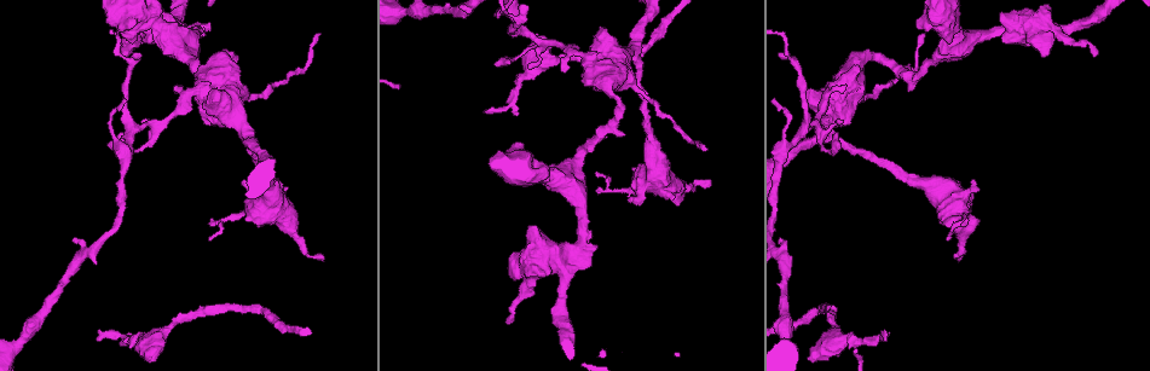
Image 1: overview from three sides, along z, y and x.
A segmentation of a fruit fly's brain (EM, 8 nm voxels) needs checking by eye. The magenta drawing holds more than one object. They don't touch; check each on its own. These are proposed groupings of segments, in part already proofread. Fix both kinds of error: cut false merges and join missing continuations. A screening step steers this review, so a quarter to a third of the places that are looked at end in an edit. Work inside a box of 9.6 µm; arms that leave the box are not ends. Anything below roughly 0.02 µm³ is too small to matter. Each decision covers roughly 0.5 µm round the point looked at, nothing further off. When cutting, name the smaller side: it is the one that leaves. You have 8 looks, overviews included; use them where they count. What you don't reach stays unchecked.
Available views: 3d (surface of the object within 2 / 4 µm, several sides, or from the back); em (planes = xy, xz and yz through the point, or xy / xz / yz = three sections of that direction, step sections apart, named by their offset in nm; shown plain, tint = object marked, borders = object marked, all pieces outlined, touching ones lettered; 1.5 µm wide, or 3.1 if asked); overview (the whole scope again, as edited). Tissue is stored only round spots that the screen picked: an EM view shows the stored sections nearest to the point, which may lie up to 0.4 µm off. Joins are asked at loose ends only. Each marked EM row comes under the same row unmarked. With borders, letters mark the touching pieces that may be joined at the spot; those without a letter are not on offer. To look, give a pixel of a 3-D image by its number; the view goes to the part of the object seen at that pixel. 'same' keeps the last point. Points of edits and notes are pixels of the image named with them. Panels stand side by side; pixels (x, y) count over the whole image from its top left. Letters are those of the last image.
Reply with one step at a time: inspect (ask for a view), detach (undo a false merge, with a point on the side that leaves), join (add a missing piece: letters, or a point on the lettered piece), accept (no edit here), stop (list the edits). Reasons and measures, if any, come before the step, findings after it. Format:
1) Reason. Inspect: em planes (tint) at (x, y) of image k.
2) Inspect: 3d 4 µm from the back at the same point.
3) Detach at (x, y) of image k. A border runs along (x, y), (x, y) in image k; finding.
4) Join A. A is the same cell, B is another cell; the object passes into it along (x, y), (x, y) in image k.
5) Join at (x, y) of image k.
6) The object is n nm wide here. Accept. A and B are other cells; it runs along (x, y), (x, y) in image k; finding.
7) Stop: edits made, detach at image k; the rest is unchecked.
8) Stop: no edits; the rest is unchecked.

Narrows sharply. Inspect: 3d 4 µm at (830, 153) of image 1.

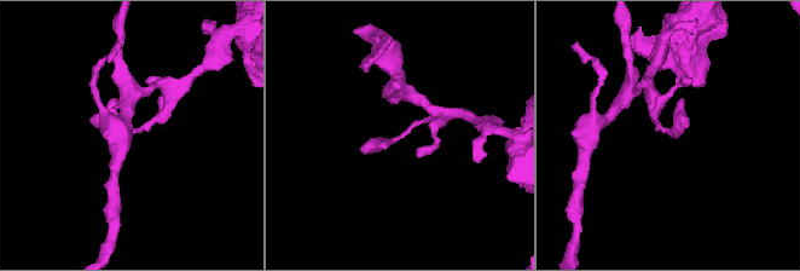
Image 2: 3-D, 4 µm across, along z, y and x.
Need the tissue. Inspect: em planes (borders) at (669, 129) of image 2.

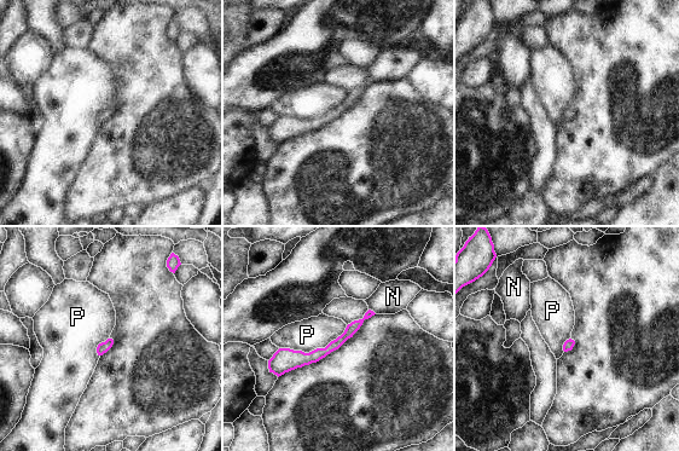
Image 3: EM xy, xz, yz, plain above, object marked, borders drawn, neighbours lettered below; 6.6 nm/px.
Accept. N and P are other cells; a border runs along (347, 325), (324, 347), (279, 348) in image 3; one cell here.

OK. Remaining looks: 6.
Branch stops here. Inspect: em xy step 8 (tint) at (924, 35) of image 1.

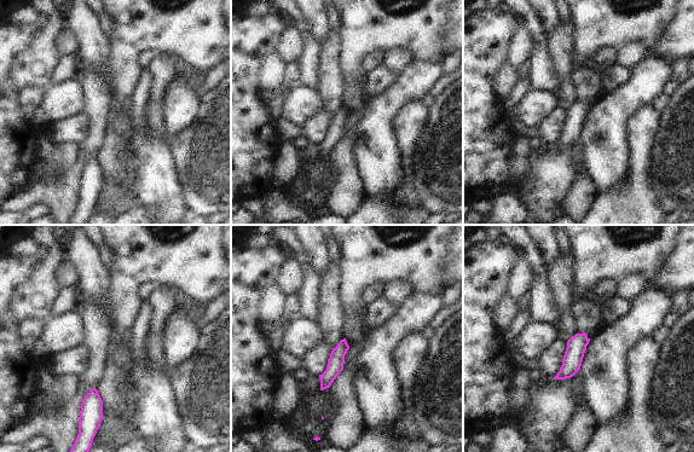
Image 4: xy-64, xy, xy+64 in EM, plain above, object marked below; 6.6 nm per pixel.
Another direction. Inspect: em planes (borders) at the same point.

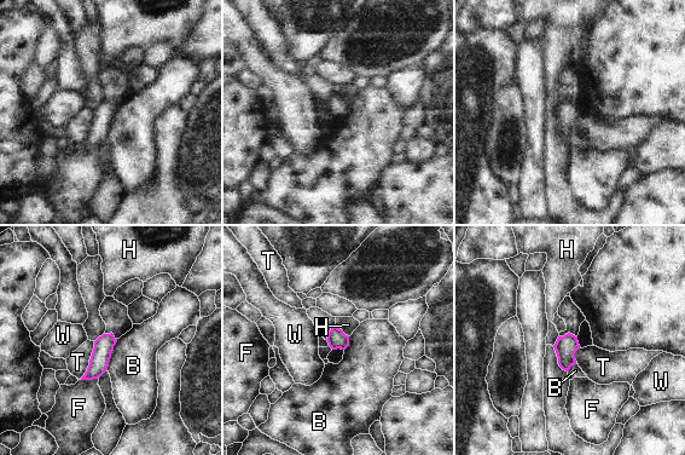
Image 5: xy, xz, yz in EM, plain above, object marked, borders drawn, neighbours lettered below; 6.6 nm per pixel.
Accept. B, F, H, T and W are other cells; a border runs along (117, 339), (106, 369) in image 5; none of them fits.

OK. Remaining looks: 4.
Thick turns thin. Inspect: em xy step 8 (tint) at (196, 33) of image 1.

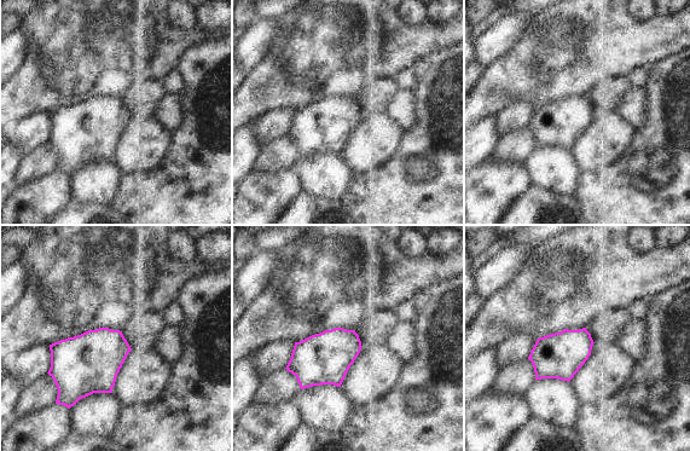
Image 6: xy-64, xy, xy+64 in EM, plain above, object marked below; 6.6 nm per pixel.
Another direction. Inspect: em planes (borders) at the same point.

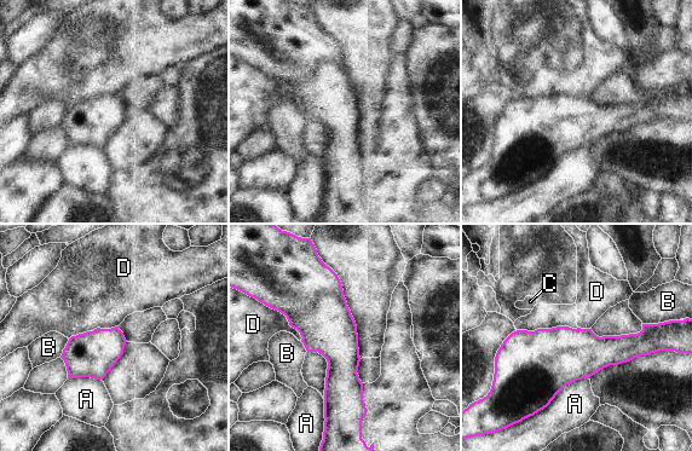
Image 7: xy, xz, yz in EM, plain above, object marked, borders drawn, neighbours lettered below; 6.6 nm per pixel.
Accept. A, B, C and D are other cells; a border runs along (117, 325), (94, 328), (69, 339) in image 7; all the same cell.

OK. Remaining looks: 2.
Stop: no edits; the rest is unchecked.

